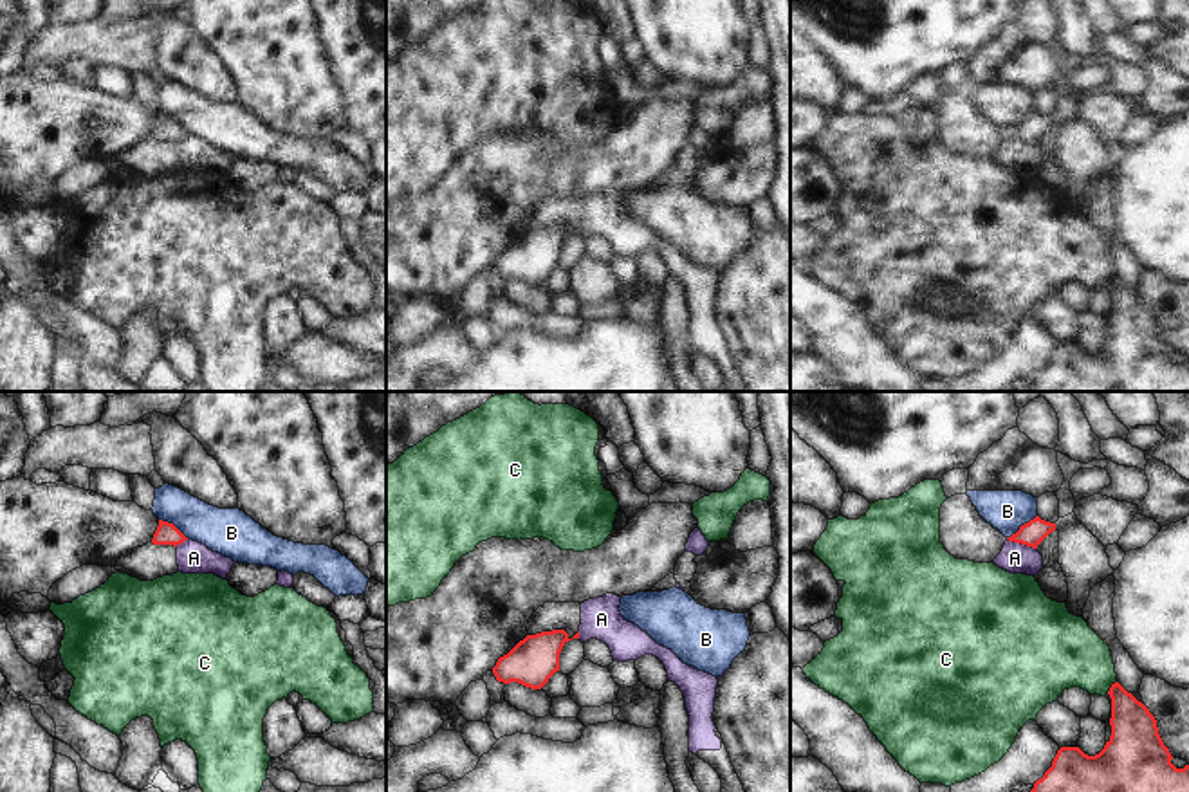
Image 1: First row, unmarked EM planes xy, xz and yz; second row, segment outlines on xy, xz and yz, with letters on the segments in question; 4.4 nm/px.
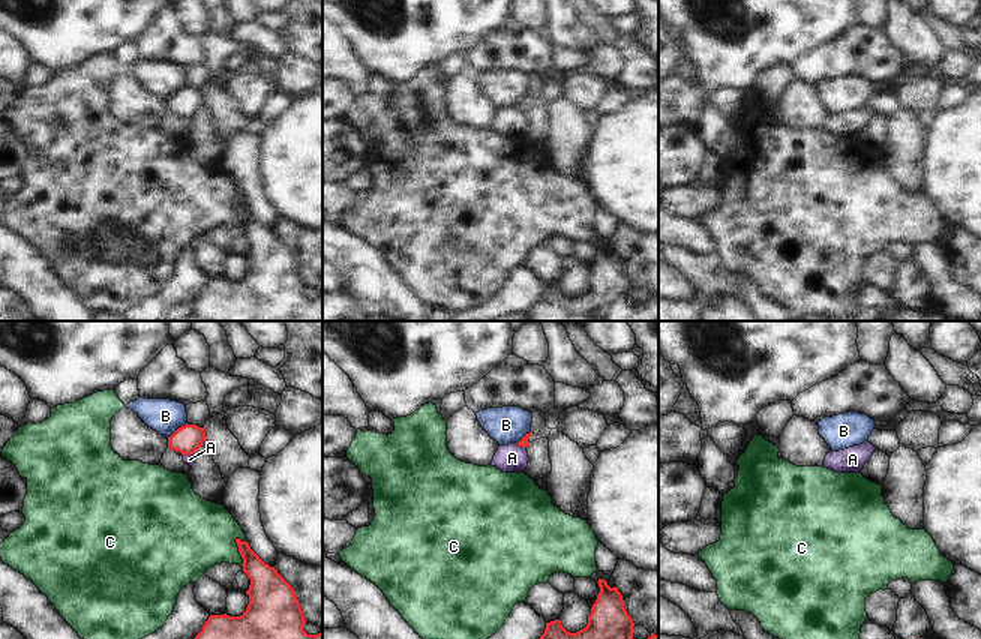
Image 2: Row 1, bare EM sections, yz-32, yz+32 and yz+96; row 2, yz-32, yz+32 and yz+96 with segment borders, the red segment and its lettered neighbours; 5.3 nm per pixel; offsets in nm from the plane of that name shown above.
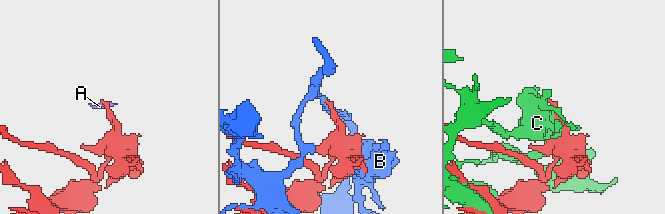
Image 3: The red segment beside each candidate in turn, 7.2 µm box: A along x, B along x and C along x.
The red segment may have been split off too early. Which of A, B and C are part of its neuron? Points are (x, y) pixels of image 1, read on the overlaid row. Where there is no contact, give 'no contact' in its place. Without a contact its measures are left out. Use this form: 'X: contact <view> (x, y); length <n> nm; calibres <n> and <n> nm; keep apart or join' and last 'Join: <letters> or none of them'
A: contact yz (1022, 543); length 140 nm; calibres 110 and 140 nm; keep apart
B: contact yz (1022, 525); length 170 nm; calibres 110 and 180 nm; keep apart
C: contact yz (1112, 686); length 70 nm; calibres 220 and 300 nm; keep apart
Join: none of them

